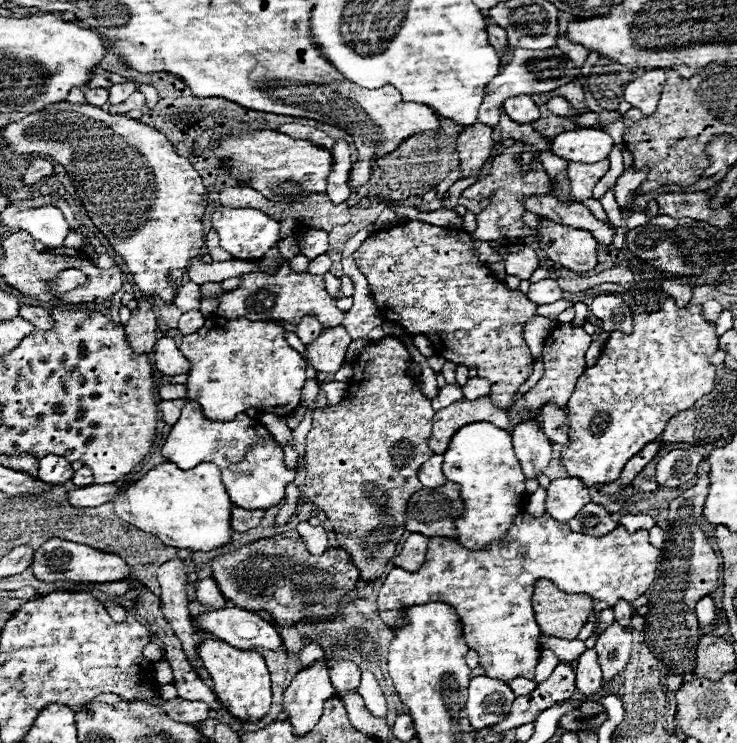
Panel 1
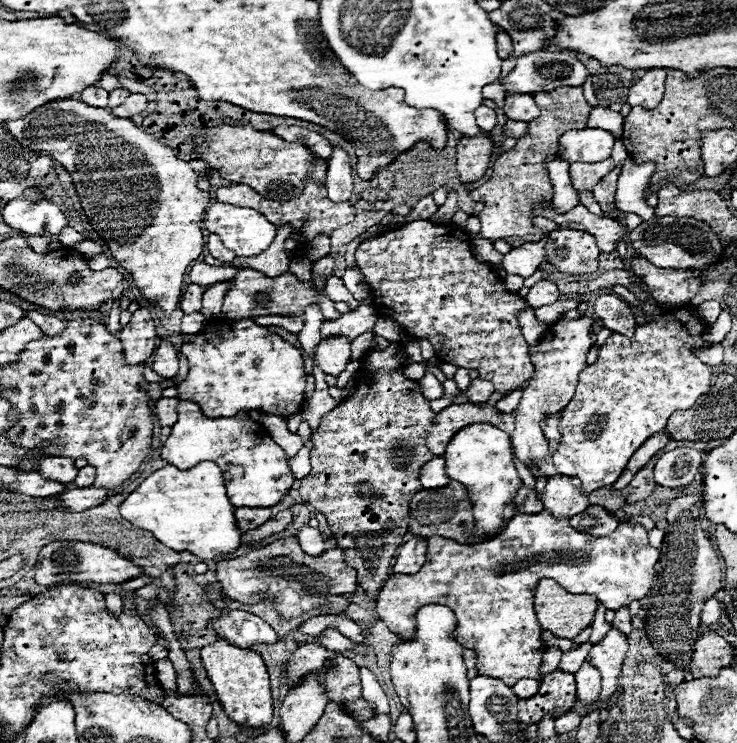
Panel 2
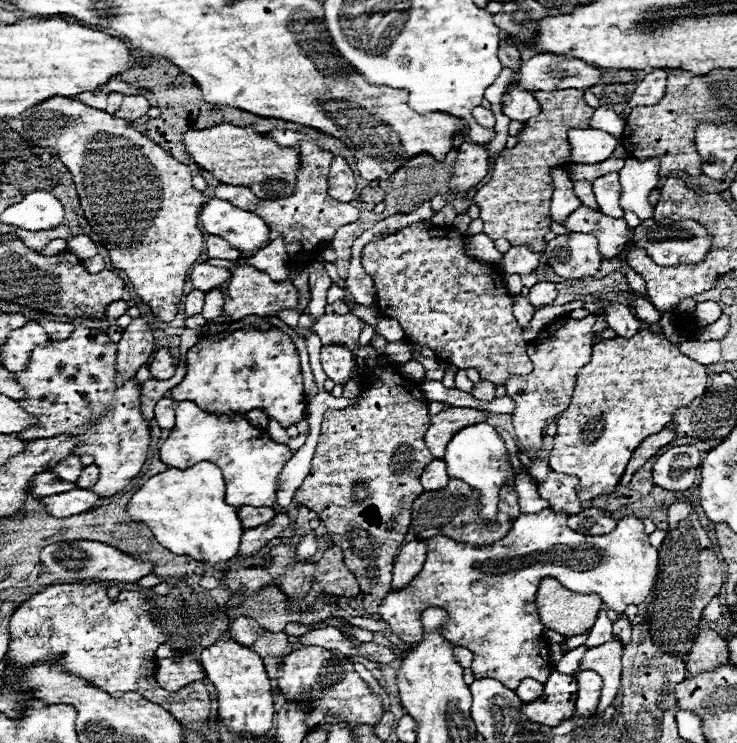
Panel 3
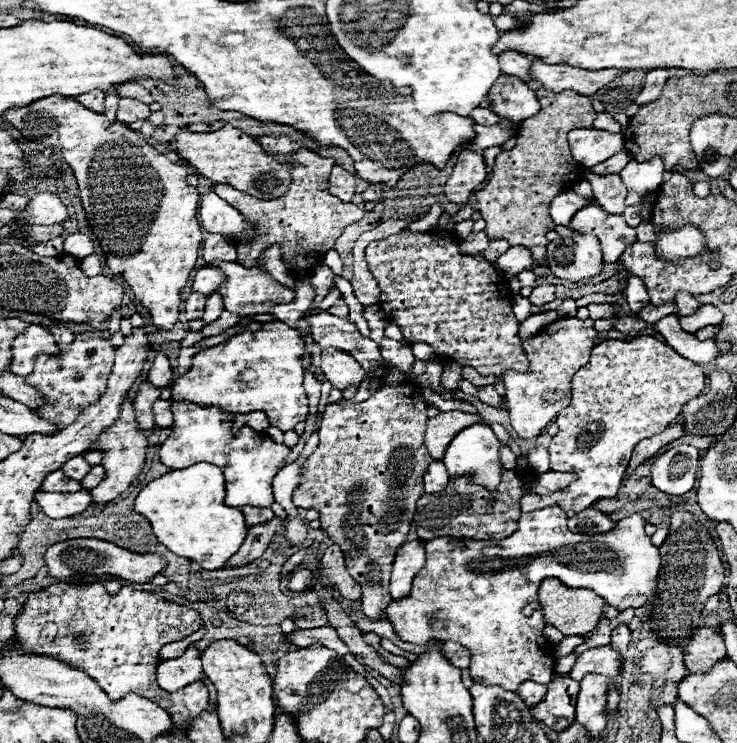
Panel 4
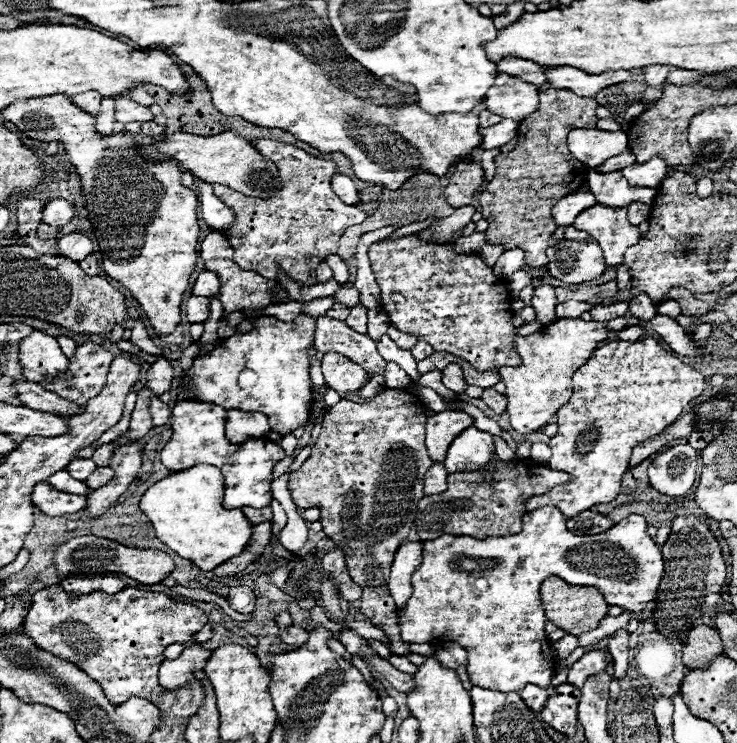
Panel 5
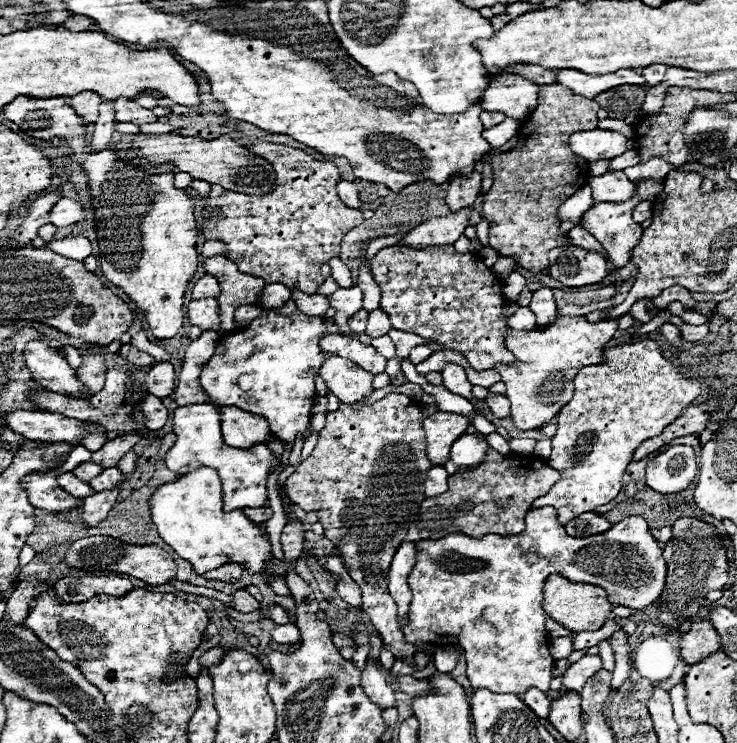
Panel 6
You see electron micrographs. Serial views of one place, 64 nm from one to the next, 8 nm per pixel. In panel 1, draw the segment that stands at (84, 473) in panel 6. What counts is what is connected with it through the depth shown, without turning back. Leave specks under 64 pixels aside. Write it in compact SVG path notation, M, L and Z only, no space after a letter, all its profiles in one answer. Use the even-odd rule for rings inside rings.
M48 454L40 460L40 470L38 470L38 478L42 482L48 482L48 484L54 484L54 486L62 486L66 484L68 480L72 480L72 474L74 470L70 468L70 462L62 456L54 456L54 454Z

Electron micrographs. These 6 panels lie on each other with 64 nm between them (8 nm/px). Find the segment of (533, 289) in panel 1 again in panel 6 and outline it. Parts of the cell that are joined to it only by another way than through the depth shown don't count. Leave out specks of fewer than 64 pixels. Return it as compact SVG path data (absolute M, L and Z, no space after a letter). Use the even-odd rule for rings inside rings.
M538 288L532 296L530 310L536 314L536 326L550 326L550 322L554 322L556 318L556 302L552 288Z

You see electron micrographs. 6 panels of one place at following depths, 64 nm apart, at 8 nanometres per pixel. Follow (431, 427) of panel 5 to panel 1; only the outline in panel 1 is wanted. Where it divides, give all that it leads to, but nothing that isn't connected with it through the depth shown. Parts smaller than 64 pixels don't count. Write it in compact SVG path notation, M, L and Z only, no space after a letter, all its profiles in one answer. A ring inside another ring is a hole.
M478 398L474 402L470 400L460 400L454 402L434 414L434 428L432 436L428 440L430 448L434 454L444 454L446 446L450 444L450 438L454 436L454 430L460 430L466 424L472 422L490 422L498 428L508 428L510 418L506 410L498 410L490 404L490 398Z

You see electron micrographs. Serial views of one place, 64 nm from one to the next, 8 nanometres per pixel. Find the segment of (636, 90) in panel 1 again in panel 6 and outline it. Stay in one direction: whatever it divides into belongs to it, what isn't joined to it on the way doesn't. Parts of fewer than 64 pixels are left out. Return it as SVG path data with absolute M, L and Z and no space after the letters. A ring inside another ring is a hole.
M654 64L654 66L646 66L642 68L642 76L646 78L648 86L656 86L664 80L664 74L666 74L668 66L662 66L662 64Z

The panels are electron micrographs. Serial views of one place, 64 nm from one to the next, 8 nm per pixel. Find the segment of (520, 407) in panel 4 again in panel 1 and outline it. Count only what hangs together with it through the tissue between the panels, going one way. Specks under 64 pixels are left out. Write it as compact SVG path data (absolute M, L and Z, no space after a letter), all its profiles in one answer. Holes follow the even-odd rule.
M558 324L550 332L542 350L542 360L546 368L544 376L530 392L524 394L524 402L526 402L526 410L530 412L530 418L534 418L534 412L538 412L550 400L556 406L566 406L570 394L574 392L578 376L584 372L584 352L588 350L590 342L592 342L590 334L586 334L584 328L574 328L572 324ZM532 420L516 424L512 432L514 450L526 478L538 478L552 460L552 442Z

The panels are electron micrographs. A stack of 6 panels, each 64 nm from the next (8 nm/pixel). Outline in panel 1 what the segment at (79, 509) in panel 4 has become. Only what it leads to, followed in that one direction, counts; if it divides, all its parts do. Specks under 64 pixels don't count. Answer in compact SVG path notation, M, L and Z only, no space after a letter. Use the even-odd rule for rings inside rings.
M164 462L164 464L154 466L140 480L136 480L134 484L130 484L124 490L118 488L116 484L90 484L84 488L70 490L68 500L72 506L78 506L78 508L94 508L94 506L102 506L106 502L112 502L116 508L116 514L122 520L130 522L132 526L136 526L144 532L158 536L164 544L176 546L176 548L190 548L190 550L204 550L206 552L206 550L214 550L214 548L228 544L230 536L232 536L230 510L234 508L234 504L230 502L224 484L220 480L220 468L212 462L200 462L192 470L180 470L172 462Z

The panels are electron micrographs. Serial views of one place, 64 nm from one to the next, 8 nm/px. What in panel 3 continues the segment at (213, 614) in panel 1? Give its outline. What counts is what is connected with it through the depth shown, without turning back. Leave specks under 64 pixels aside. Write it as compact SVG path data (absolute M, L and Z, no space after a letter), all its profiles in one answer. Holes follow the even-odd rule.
M236 616L228 624L228 634L234 642L242 646L252 646L256 638L260 638L264 632L268 632L264 626L260 626L254 618L248 616Z

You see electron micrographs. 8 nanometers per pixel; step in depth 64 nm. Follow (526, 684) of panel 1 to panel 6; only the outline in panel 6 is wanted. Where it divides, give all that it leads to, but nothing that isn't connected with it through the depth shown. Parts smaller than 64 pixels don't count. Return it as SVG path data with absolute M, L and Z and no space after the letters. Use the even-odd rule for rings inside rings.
M526 690L524 692L524 702L540 716L540 718L548 718L548 710L550 710L550 700L546 696L546 692L542 690Z

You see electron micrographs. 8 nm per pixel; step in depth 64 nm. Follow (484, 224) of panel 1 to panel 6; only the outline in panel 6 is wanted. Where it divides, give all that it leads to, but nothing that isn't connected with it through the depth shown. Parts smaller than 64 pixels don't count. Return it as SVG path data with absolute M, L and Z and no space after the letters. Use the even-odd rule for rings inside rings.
M540 86L538 106L520 128L520 144L510 152L492 158L494 184L484 194L484 220L490 222L490 246L502 256L518 256L520 266L542 272L548 266L548 250L572 244L558 232L558 206L578 192L588 180L588 162L576 158L568 146L568 136L576 130L598 126L598 102L574 94L564 86ZM554 140L554 142L552 142Z

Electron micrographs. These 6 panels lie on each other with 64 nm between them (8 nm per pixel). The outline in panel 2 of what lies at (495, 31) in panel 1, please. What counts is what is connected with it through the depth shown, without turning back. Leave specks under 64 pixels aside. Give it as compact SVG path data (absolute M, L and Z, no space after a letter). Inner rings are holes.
M496 32L496 42L498 42L498 56L508 58L512 54L512 40L506 32Z

